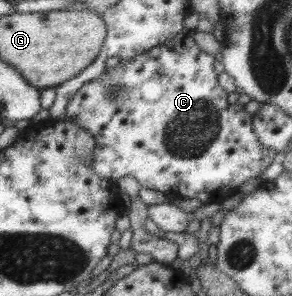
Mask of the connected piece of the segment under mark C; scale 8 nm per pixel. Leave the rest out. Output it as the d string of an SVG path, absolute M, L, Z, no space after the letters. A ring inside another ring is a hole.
M184 30L183 32L173 35L168 41L151 47L148 51L143 51L140 55L135 55L131 59L119 59L119 63L115 67L106 68L95 79L91 79L88 83L82 85L80 90L72 95L68 100L65 108L64 120L67 122L75 121L77 125L90 133L93 137L94 151L92 159L89 162L91 169L95 175L101 176L101 179L116 180L118 177L134 177L140 187L161 191L166 198L185 197L189 199L197 199L202 204L218 203L224 199L231 197L237 193L237 188L247 179L260 176L263 170L269 165L276 155L271 149L264 147L259 143L253 128L251 128L252 115L245 111L243 105L227 103L228 93L226 93L217 82L217 76L213 71L214 55L207 54L199 50L199 47L191 38L191 31Z

